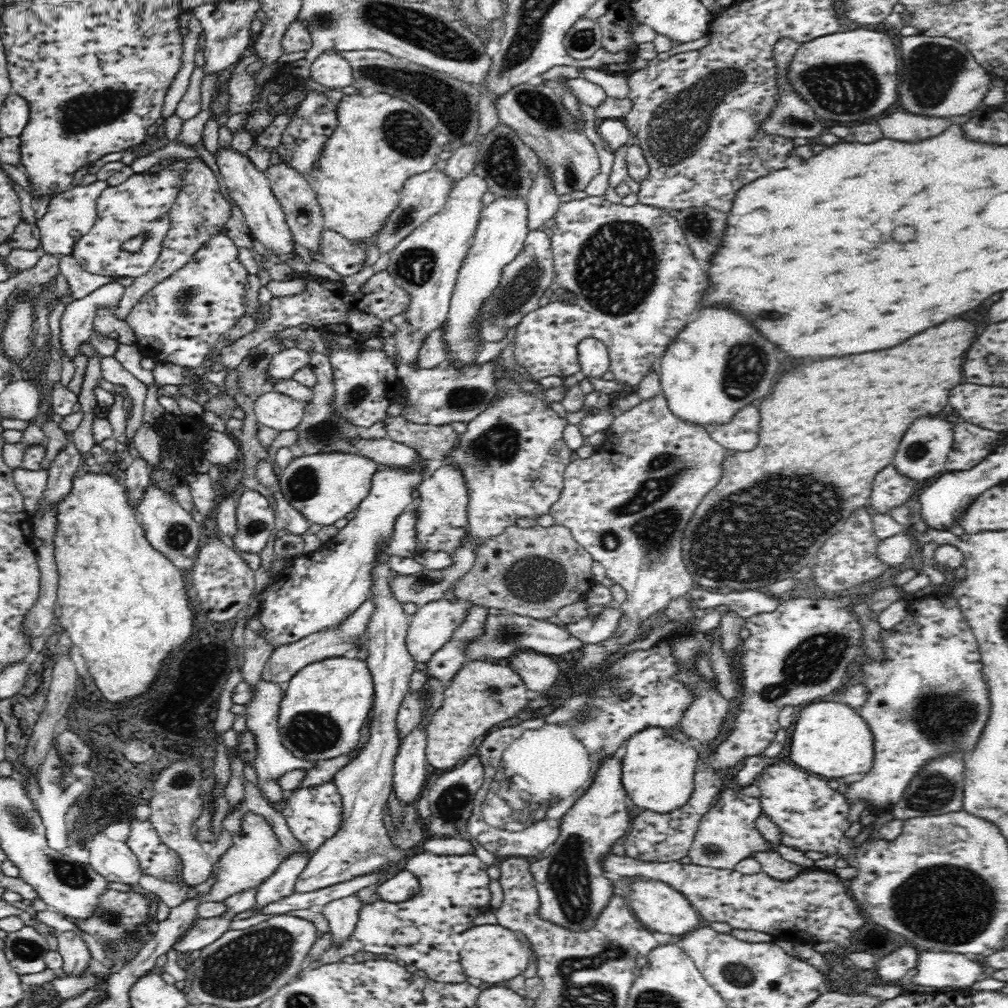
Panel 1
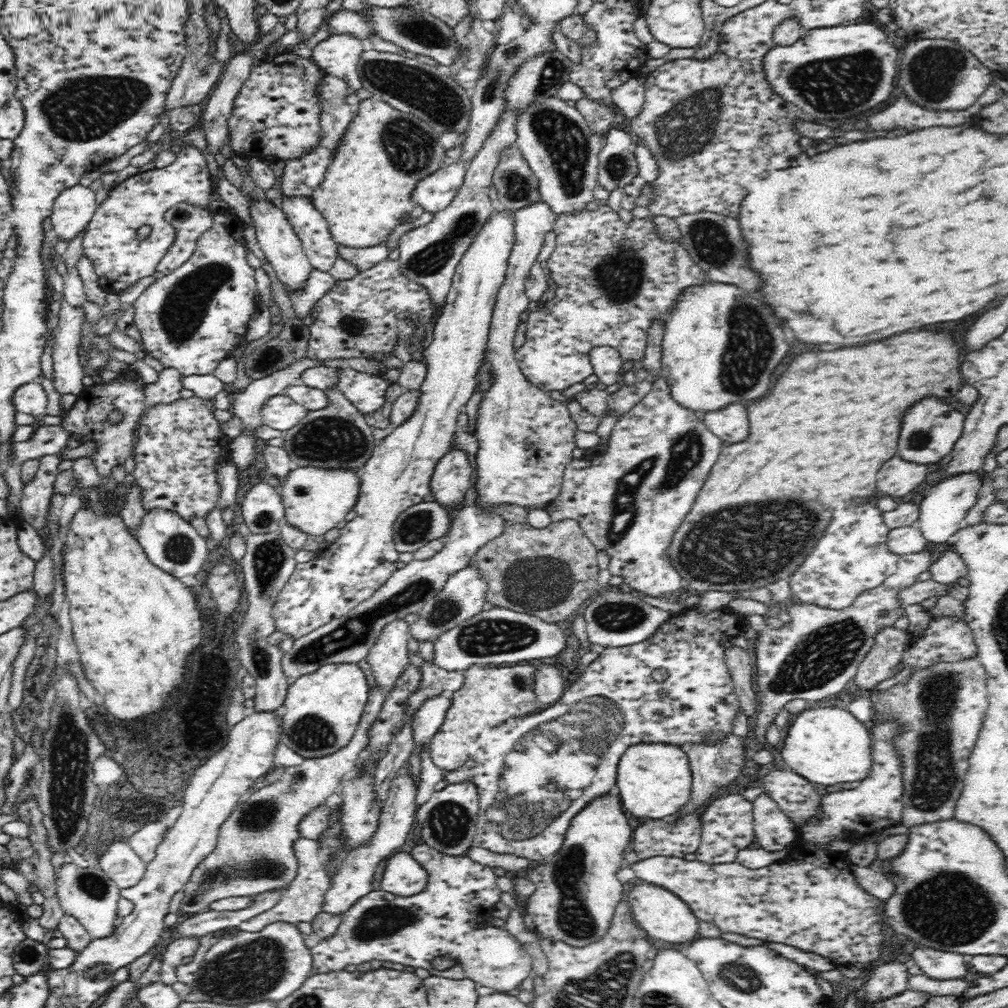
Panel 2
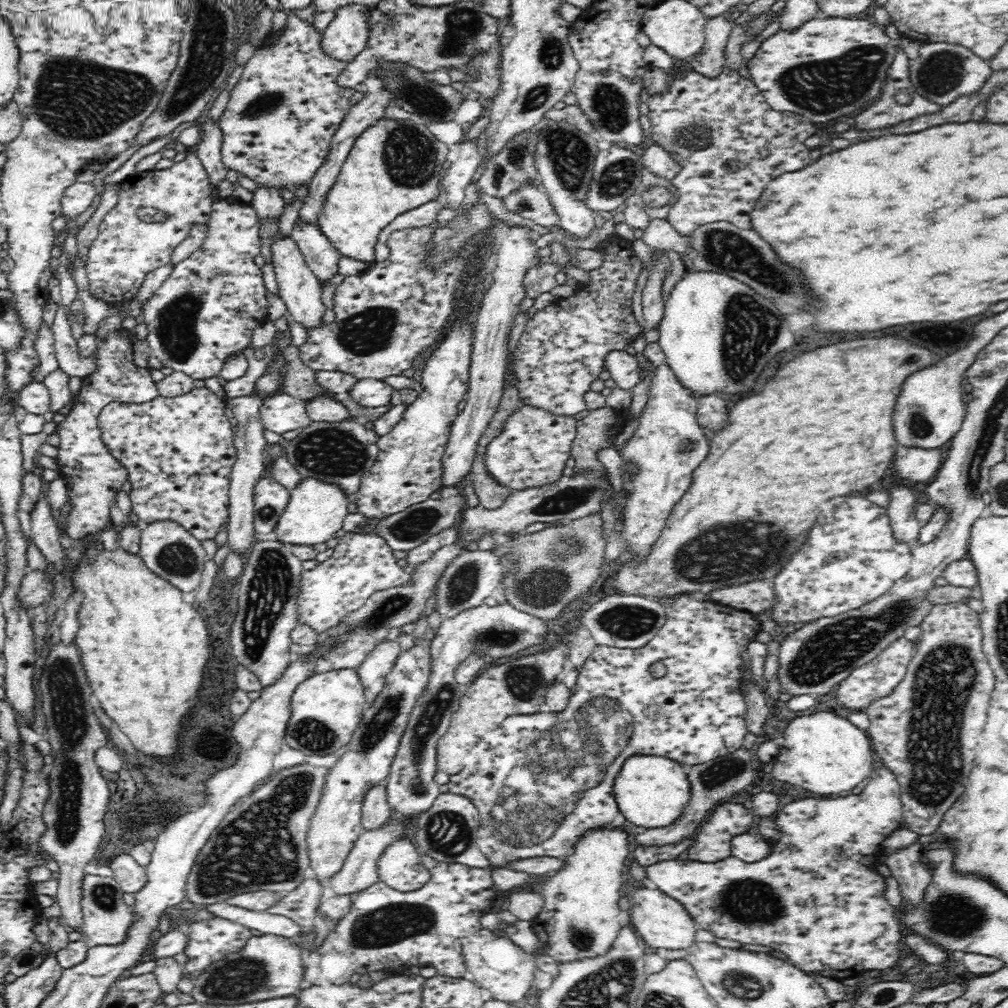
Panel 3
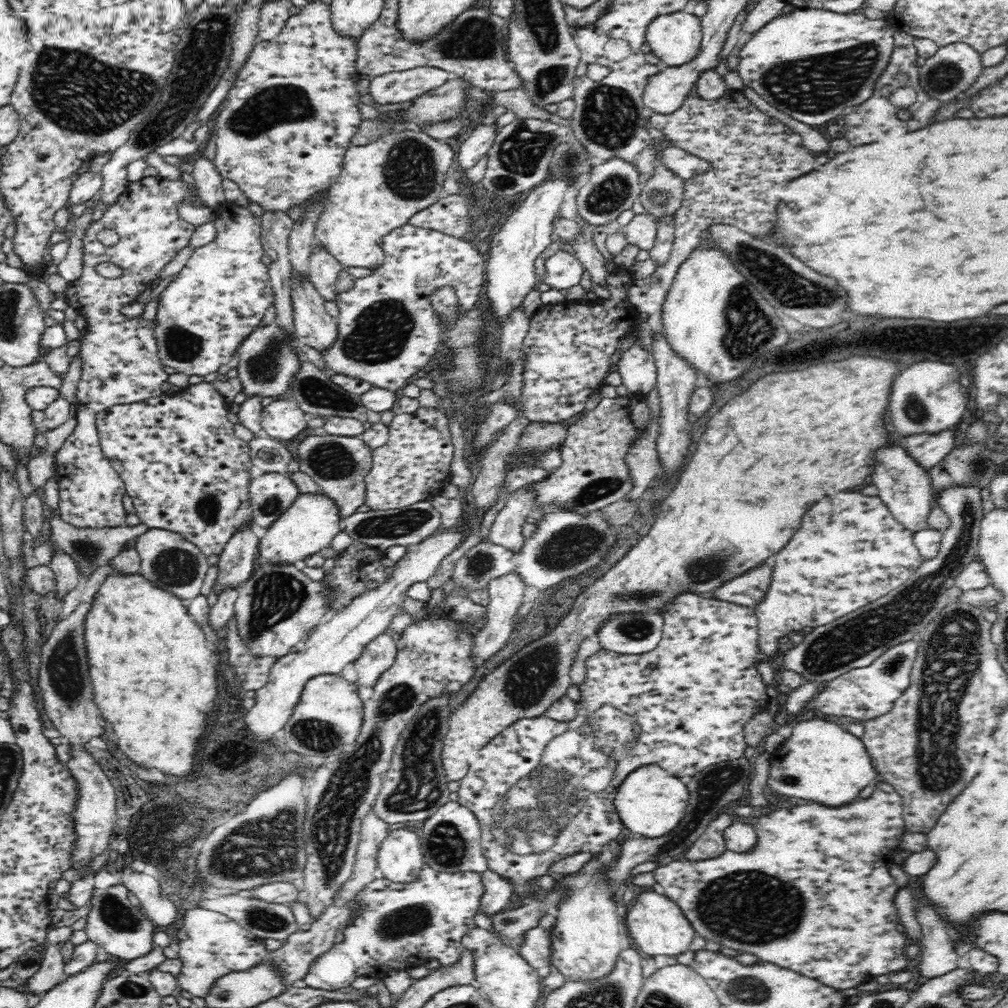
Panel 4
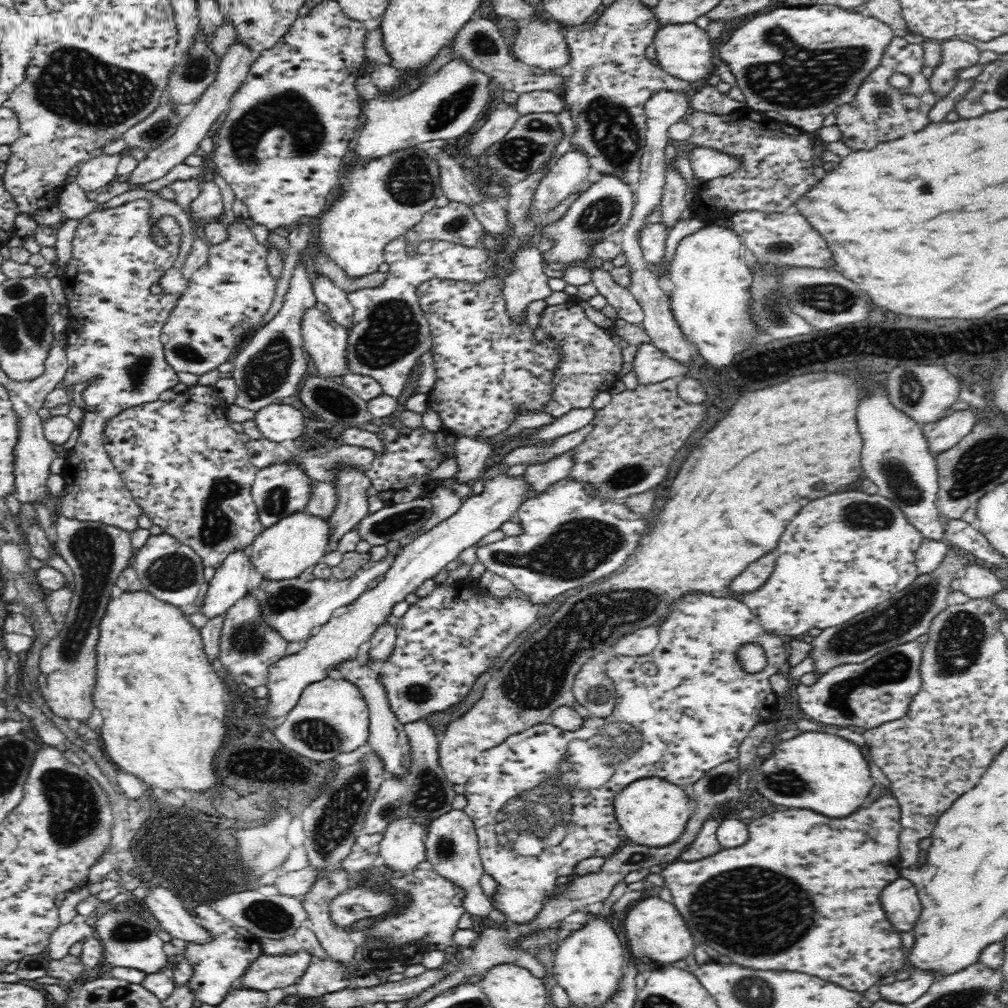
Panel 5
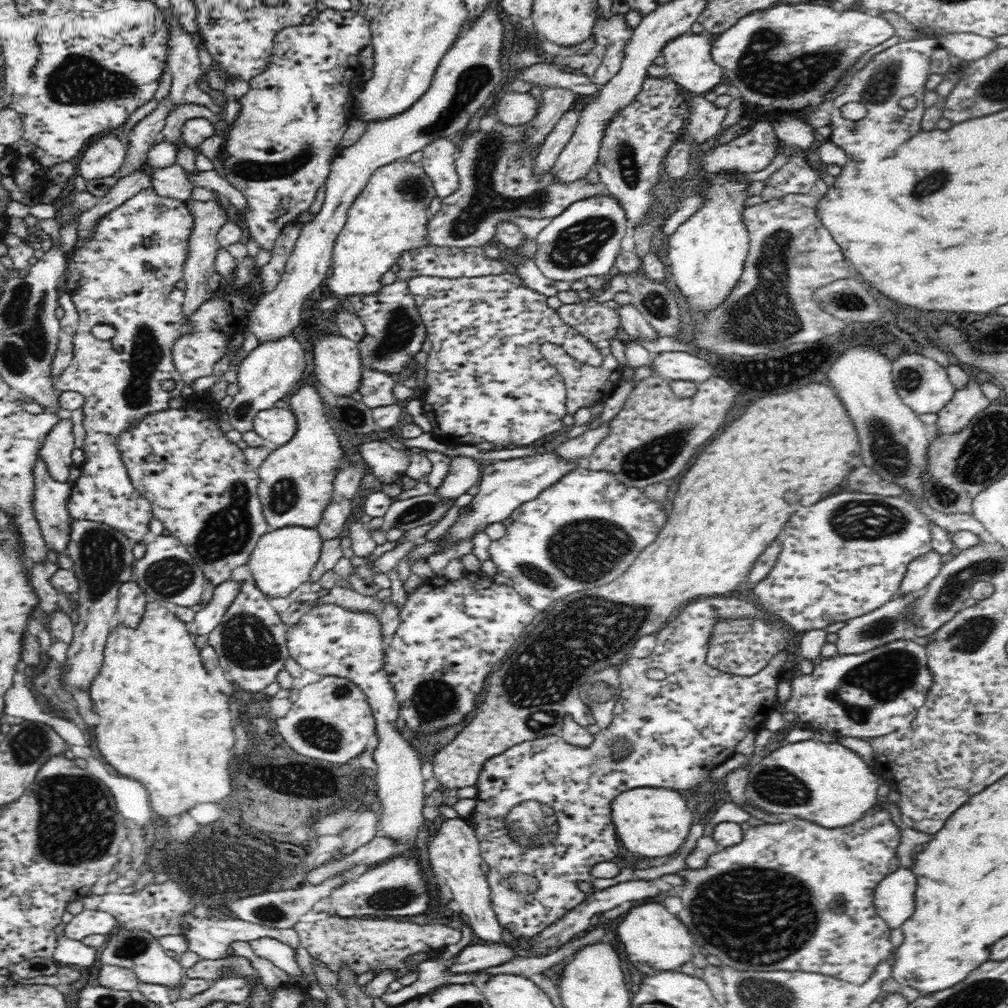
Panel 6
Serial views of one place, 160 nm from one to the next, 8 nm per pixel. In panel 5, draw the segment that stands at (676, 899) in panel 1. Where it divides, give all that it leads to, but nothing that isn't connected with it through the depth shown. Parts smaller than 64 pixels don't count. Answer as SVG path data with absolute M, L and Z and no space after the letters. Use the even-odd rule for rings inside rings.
M649 897L640 900L636 906L628 911L624 920L626 938L630 944L630 954L640 962L676 962L686 958L690 952L694 951L693 936L690 929L676 908L676 905L670 901L664 901L660 897ZM648 958L648 960L646 960Z

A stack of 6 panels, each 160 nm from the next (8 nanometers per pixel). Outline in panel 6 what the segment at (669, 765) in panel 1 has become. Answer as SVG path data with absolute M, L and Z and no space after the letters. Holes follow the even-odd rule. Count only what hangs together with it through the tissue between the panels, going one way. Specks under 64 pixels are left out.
M642 786L618 794L611 805L611 818L616 826L617 837L624 844L624 848L630 852L638 852L645 858L669 858L676 855L693 825L687 796L688 794L675 789L651 786Z

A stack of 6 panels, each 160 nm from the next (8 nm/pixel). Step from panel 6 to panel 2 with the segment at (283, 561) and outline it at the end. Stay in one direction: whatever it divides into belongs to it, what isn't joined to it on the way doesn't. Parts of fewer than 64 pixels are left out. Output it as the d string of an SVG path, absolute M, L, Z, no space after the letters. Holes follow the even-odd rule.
M296 466L287 472L278 489L285 508L285 519L292 526L313 536L322 536L330 528L336 528L346 514L353 510L360 494L361 480L356 468L318 468L317 466Z

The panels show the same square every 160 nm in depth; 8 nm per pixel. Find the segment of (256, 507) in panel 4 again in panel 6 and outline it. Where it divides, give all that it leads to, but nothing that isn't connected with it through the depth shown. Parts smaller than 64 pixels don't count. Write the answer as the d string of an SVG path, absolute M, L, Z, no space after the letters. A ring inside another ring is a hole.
M302 386L290 398L292 413L297 422L296 434L282 446L273 448L257 468L259 474L258 498L270 530L286 525L315 528L320 516L335 495L332 478L342 466L342 448L337 435L328 423L322 397L314 386Z

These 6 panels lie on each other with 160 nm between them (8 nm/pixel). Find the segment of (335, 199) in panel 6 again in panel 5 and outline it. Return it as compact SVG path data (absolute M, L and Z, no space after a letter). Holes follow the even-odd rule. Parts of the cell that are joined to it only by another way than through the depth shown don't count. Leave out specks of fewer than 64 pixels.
M452 59L412 93L391 101L364 100L363 123L356 137L358 145L354 148L356 155L370 161L429 140L448 141L461 137L484 113L484 106L492 97L488 94L488 84L488 75L472 69L460 59Z

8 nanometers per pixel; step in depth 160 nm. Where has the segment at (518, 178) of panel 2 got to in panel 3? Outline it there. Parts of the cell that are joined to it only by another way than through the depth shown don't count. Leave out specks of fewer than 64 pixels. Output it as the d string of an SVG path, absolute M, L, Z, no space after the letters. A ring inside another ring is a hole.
M524 182L523 186L510 192L503 200L504 206L512 212L520 214L540 226L556 226L560 219L555 207L546 194L542 193L537 184Z

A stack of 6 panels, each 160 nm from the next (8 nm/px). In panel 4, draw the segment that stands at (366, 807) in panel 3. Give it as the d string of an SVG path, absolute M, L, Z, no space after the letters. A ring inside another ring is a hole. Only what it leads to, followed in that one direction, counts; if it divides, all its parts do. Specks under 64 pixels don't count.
M373 810L362 818L360 840L355 856L355 875L338 890L335 904L341 906L354 900L358 892L376 878L374 870L377 868L377 854L380 845L390 832L389 826L390 824L376 816Z

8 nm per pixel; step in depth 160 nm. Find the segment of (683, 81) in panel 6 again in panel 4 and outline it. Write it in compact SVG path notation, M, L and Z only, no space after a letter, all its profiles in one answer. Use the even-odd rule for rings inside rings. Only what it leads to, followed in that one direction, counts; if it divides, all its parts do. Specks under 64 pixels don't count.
M676 10L654 18L646 26L645 35L651 52L660 58L661 66L680 66L698 54L703 28L696 12Z

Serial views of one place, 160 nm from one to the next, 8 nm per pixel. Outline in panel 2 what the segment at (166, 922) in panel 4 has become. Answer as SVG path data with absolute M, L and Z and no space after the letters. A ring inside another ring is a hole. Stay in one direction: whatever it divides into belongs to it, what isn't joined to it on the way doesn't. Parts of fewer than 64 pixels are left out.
M114 841L98 858L101 870L110 877L119 888L134 886L143 876L147 864L136 854L131 845Z

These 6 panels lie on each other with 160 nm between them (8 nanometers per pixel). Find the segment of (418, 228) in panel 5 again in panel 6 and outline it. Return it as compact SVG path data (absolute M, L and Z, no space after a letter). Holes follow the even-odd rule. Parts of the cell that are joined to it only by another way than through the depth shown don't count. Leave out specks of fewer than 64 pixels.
M497 121L490 132L477 131L468 137L464 137L462 152L458 152L456 160L456 171L460 178L459 189L442 200L442 208L436 212L428 222L426 222L426 241L434 246L450 246L458 248L482 247L488 244L488 240L495 238L496 224L502 221L511 221L516 217L526 218L554 218L566 211L574 202L597 197L598 190L594 184L589 184L585 179L577 180L571 183L558 183L554 181L552 173L546 176L535 176L533 174L533 165L537 152L532 156L526 157L524 162L519 162L514 155L517 154L519 141L522 143L527 140L523 136L523 125L510 127L504 125L502 121Z

